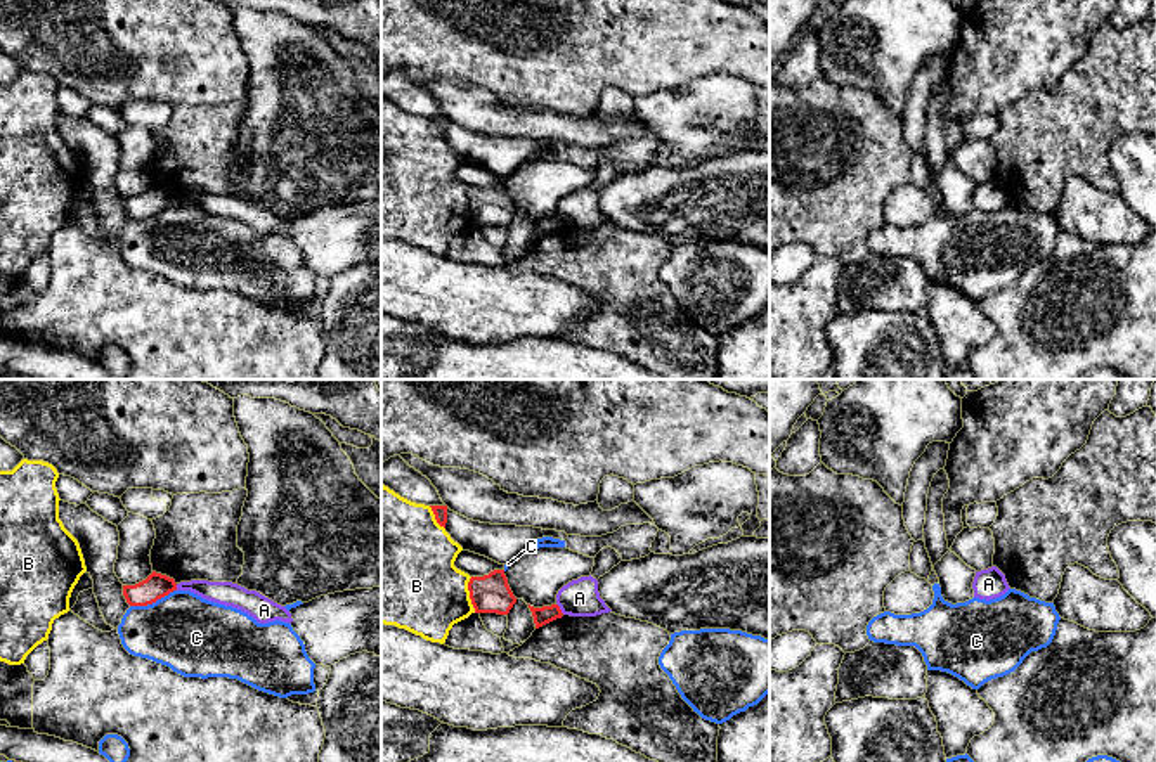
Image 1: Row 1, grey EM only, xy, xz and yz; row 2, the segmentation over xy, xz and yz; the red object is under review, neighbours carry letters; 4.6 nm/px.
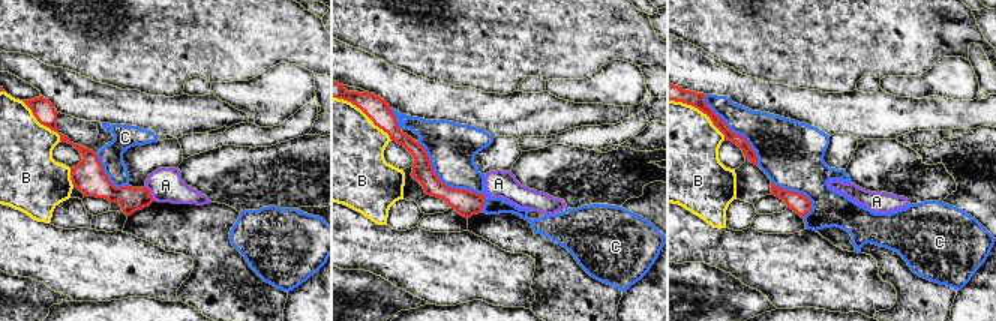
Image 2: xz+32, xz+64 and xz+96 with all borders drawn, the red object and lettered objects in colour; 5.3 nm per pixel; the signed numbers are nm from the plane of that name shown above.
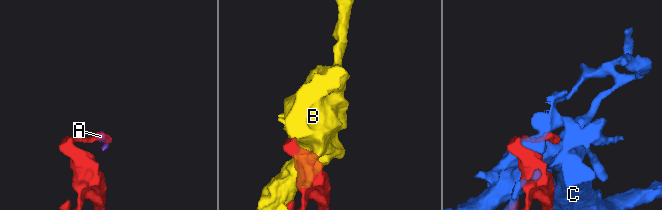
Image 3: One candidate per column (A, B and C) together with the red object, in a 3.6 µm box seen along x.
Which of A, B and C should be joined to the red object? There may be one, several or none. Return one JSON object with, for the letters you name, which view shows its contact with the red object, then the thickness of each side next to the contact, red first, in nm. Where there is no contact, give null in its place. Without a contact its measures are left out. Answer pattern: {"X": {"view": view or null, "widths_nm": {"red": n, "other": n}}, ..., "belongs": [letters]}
{"belongs": []}

